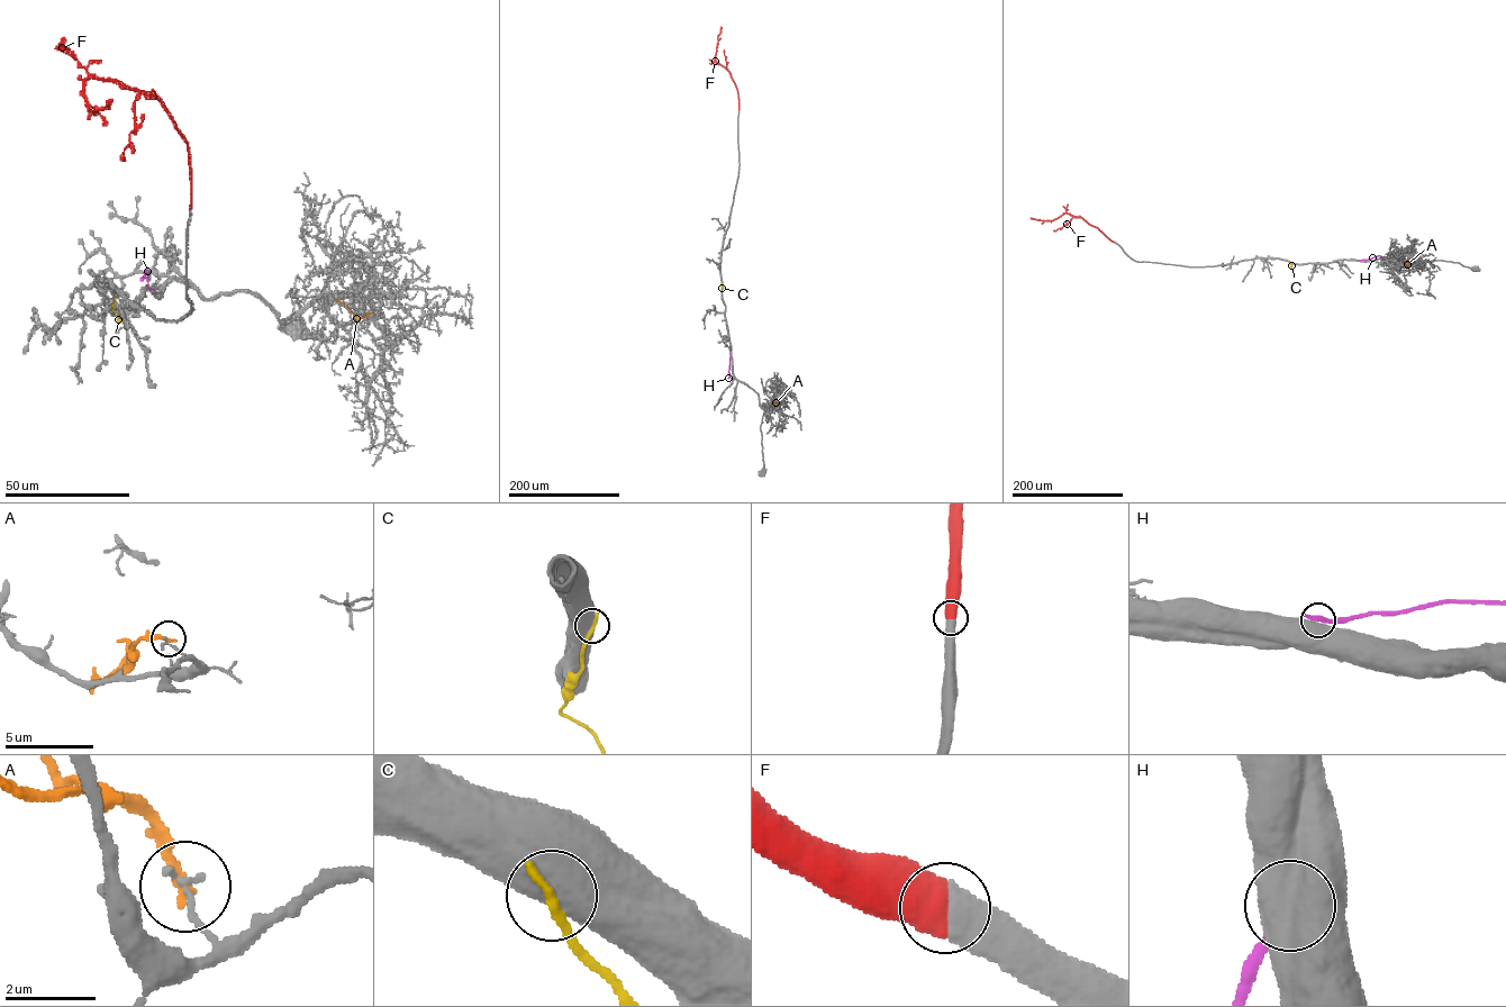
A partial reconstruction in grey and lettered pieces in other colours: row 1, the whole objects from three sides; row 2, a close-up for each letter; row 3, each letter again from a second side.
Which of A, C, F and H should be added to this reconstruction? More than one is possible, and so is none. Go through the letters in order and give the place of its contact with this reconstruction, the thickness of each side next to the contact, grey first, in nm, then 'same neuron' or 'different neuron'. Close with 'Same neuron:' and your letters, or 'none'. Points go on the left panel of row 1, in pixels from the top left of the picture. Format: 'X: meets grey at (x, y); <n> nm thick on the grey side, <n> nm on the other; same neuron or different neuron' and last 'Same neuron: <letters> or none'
A: meets grey at (372, 313); 180 nm thick on the grey side, 240 nm on the other; different neuron
C: meets grey at (116, 297); 750 nm thick on the grey side, 240 nm on the other; different neuron
F: meets grey at (190, 208); 650 nm thick on the grey side, 700 nm on the other; same neuron
H: meets grey at (154, 290); 750 nm thick on the grey side, 320 nm on the other; different neuron
Same neuron: F

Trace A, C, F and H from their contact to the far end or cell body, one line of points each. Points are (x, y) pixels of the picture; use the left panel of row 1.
A: (372, 313), (357, 318), (335, 299)
C: (115, 297), (111, 308), (119, 323)
F: (190, 208), (189, 145), (164, 106), (117, 82), (90, 78), (85, 82), (90, 111), (106, 109), (111, 100)
H: (154, 290), (147, 286), (144, 275), (148, 270), (141, 280)

